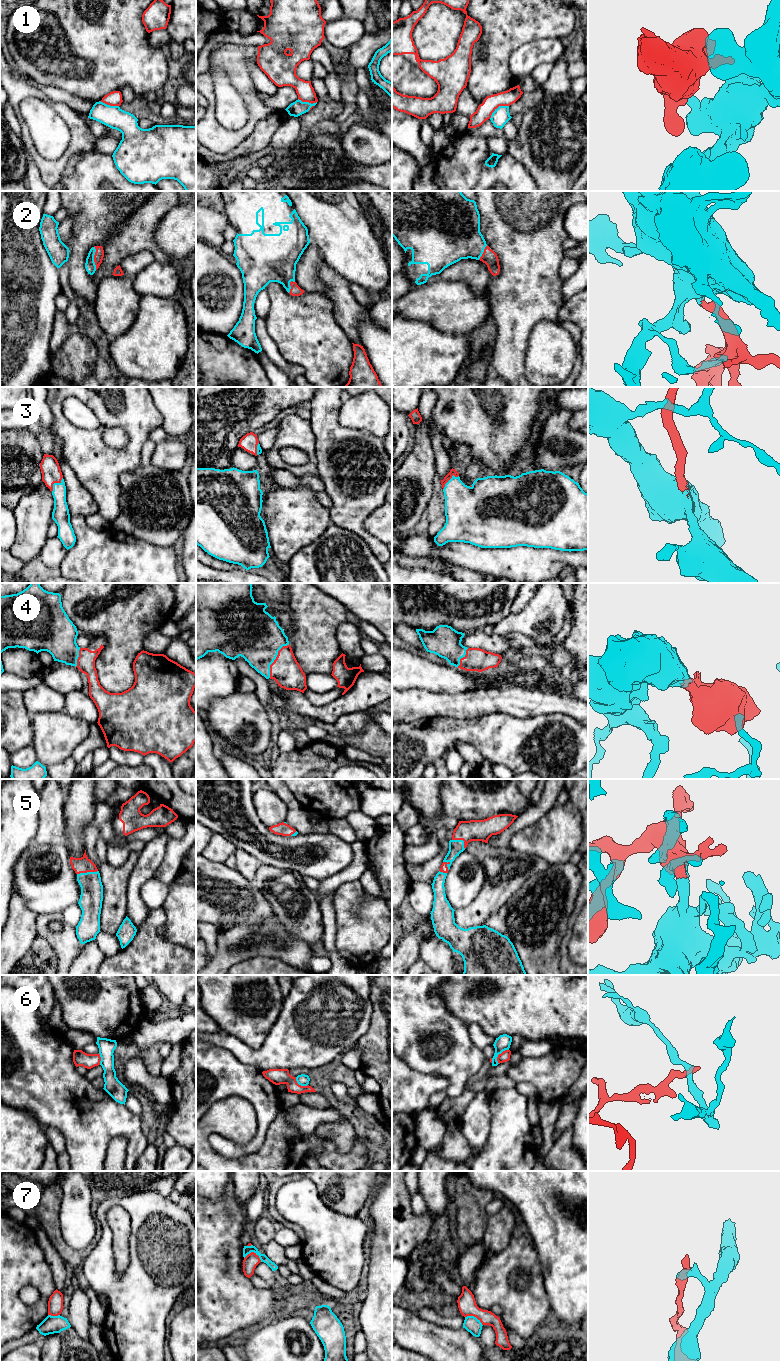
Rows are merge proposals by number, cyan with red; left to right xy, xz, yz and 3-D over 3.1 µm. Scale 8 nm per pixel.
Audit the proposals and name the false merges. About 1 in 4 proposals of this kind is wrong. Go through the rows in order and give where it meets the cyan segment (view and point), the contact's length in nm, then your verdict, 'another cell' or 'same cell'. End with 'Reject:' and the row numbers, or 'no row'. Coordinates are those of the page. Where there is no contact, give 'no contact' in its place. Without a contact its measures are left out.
1: xz (307, 102) | 160 nm | another cell
2: xy (93, 258) | 190 nm | same cell
3: xy (55, 483) | 150 nm | same cell
4: xz (275, 658) | 320 nm | same cell
5: xy (87, 872) | 170 nm | same cell
6: yz (499, 1053) | 150 nm | another cell
7: xz (254, 1252) | 150 nm | another cell
Reject: 1, 6, 7

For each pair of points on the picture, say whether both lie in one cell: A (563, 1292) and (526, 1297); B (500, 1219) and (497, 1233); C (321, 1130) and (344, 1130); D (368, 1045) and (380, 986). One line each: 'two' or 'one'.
A: two
B: one
C: one
D: one

